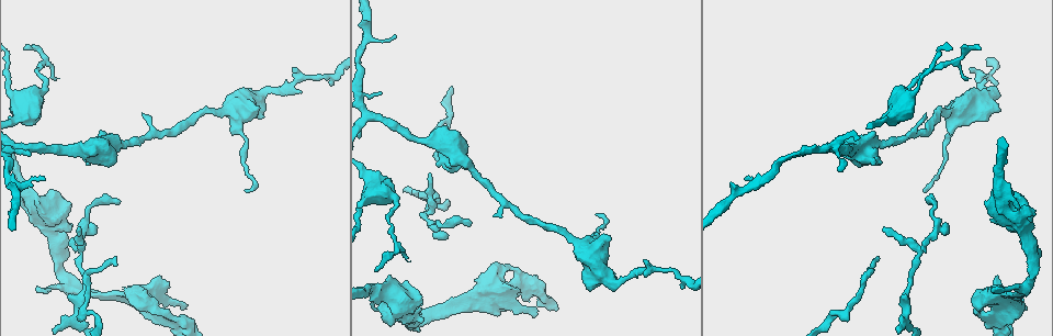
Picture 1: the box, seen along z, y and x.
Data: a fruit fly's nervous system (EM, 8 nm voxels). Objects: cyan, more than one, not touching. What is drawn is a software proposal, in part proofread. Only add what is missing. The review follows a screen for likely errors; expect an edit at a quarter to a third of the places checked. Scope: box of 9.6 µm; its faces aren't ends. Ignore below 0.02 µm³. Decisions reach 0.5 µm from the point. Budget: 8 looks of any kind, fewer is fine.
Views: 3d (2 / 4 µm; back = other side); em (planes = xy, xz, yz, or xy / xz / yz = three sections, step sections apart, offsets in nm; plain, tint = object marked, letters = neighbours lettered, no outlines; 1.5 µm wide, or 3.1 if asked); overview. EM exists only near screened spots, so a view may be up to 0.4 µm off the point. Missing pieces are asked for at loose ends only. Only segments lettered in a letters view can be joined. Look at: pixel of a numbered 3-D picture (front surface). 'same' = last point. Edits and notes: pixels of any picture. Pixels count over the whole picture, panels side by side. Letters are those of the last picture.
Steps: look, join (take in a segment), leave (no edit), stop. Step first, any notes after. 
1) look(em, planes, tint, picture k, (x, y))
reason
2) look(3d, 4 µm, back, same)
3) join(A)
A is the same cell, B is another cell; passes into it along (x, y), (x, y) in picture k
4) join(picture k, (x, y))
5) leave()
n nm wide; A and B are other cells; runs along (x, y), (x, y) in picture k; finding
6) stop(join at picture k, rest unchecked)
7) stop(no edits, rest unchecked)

look(em, 3.1 µm, yz, step 8, letters, picture 1, (407, 258))
thin end

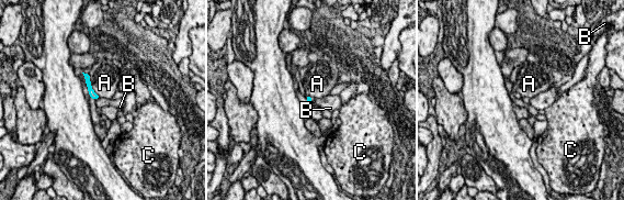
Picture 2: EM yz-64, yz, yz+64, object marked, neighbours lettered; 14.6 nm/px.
look(em, 3.1 µm, planes, letters, same)
cut it another way

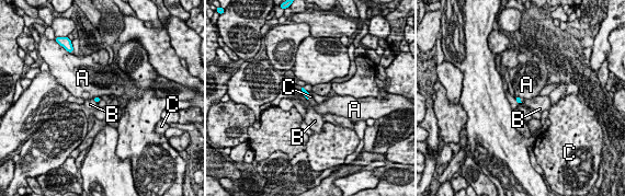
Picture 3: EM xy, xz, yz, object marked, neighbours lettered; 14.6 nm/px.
leave()
A, B and C are other cells; border along (310, 94), (307, 99) in picture 3; no lettered segment goes on from it

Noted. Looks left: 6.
look(3d, 4 µm, picture 1, (998, 105))
branch stops here

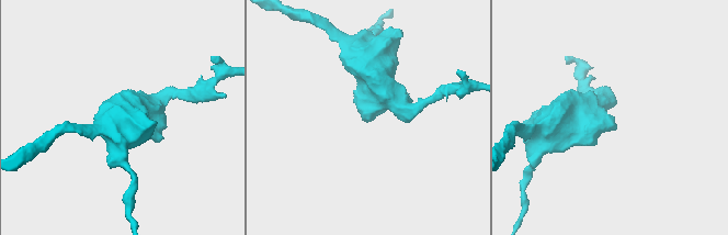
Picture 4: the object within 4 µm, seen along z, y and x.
look(em, planes, plain, picture 4, (364, 119))

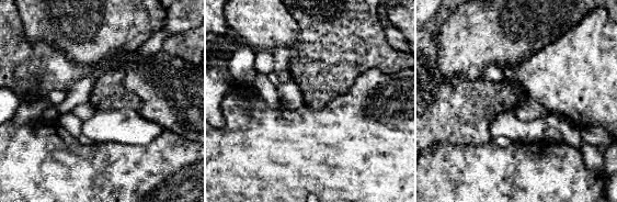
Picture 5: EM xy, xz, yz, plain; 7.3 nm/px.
look(em, planes, letters, same)
what lies round it

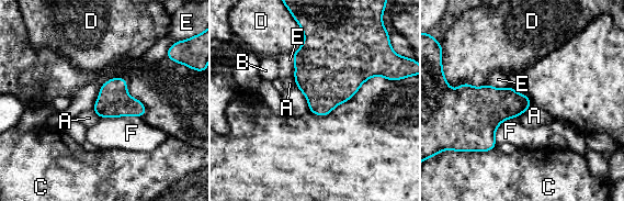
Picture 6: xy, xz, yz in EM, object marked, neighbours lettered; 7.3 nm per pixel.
leave()
A, B, C, D, E and F are other cells; border along (532, 104), (515, 116) in picture 6; no lettered segment goes on from it

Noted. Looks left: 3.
look(em, xz, step 8, letters, picture 1, (120, 202))
tapers out

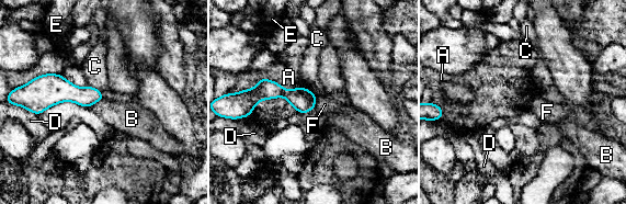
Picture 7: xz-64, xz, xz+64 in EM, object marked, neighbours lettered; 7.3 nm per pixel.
leave()
A, B, C, D, E and F are other cells; border along (317, 97), (314, 108) in picture 7; none of them fits

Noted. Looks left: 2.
stop(no edits, rest unchecked)

